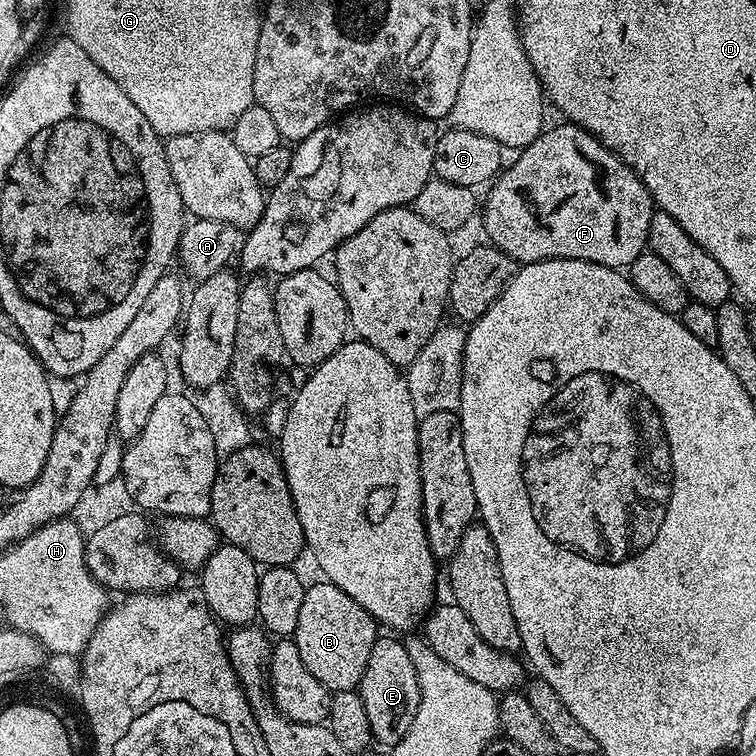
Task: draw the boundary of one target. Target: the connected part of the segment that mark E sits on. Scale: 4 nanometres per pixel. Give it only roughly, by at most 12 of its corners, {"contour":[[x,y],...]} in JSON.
{"contour":[[377,635],[358,691],[373,741],[397,744],[420,701],[403,639]]}

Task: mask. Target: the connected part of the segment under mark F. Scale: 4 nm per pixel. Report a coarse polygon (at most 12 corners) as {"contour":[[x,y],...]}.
{"contour":[[574,123],[541,131],[482,204],[520,266],[627,269],[652,195]]}

